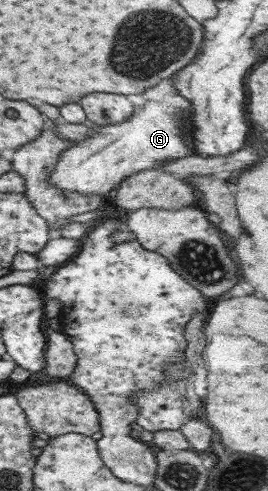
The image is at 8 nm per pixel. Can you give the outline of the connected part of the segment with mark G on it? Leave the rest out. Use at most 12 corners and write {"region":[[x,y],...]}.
{"region":[[188,100],[148,101],[60,151],[48,182],[107,197],[194,155]]}

